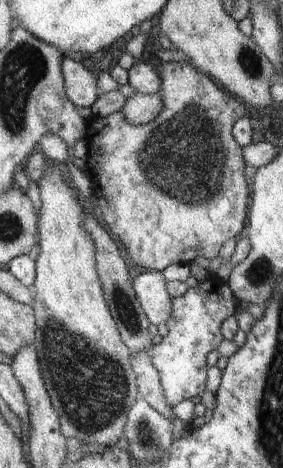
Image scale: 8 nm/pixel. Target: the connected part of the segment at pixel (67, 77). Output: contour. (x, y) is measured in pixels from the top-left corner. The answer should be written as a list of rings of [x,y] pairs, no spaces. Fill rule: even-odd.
[[[64,57],[61,64],[65,91],[76,108],[90,108],[96,102],[98,92],[98,70],[87,70],[82,63]]]

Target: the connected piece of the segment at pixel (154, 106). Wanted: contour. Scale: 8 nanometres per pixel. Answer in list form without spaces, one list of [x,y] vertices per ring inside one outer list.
[[[134,92],[128,99],[121,111],[128,122],[133,125],[145,125],[152,122],[162,110],[161,96],[143,95]]]

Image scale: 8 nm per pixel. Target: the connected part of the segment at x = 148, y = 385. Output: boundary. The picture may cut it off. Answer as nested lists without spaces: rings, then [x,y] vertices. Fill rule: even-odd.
[[[149,350],[137,355],[131,354],[131,365],[137,378],[139,394],[148,404],[169,421],[175,419],[172,405],[166,400],[161,380],[152,364]]]

